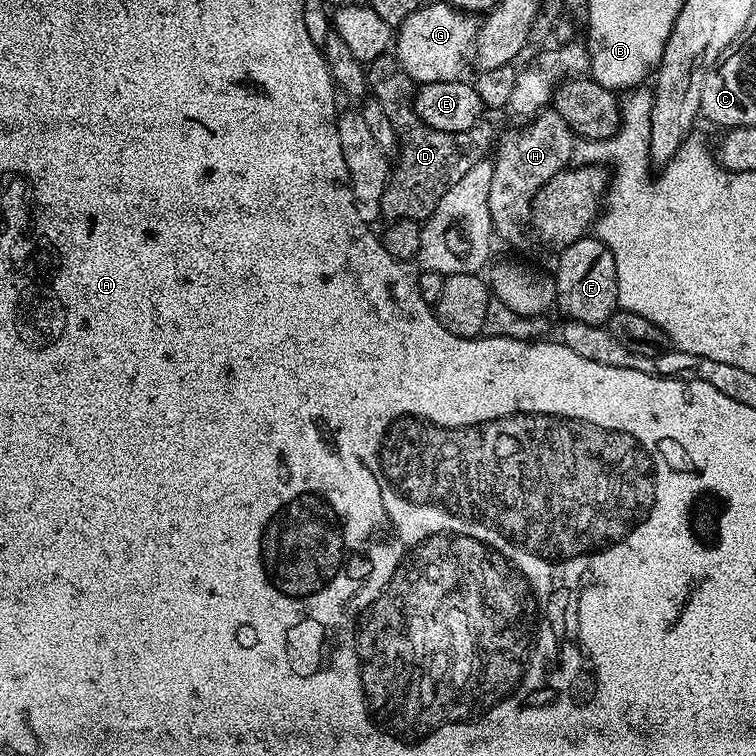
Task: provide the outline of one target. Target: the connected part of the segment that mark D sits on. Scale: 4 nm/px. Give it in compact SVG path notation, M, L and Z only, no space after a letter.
M395 55L378 57L367 65L366 71L371 95L378 106L382 106L386 118L390 118L390 126L394 126L394 134L400 143L398 159L391 169L388 185L382 194L380 215L388 222L423 222L430 214L434 214L434 206L438 206L442 194L446 194L446 190L450 190L450 186L454 186L458 178L463 178L493 151L492 132L484 122L465 132L443 132L426 126L416 113L414 82L406 74L406 70L402 70Z

